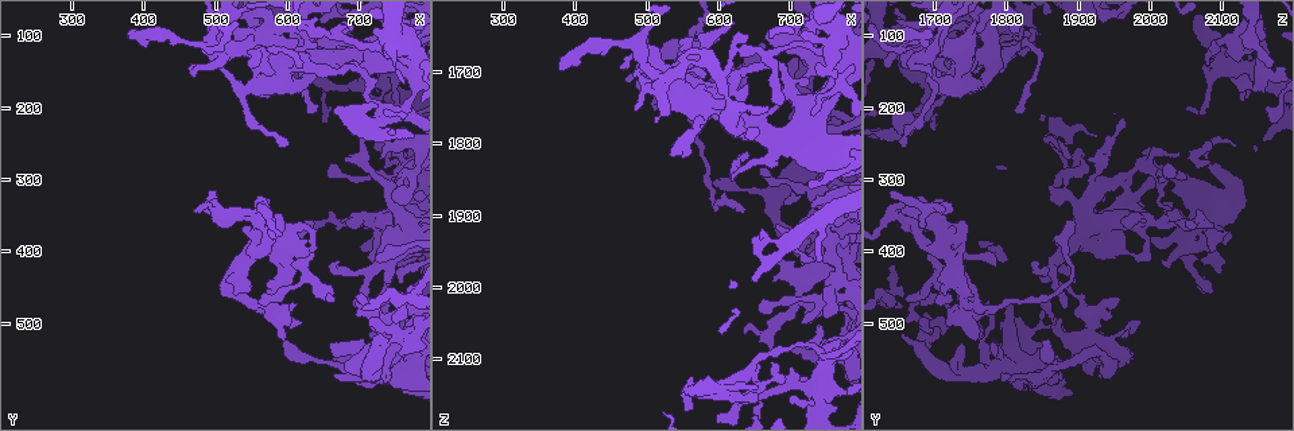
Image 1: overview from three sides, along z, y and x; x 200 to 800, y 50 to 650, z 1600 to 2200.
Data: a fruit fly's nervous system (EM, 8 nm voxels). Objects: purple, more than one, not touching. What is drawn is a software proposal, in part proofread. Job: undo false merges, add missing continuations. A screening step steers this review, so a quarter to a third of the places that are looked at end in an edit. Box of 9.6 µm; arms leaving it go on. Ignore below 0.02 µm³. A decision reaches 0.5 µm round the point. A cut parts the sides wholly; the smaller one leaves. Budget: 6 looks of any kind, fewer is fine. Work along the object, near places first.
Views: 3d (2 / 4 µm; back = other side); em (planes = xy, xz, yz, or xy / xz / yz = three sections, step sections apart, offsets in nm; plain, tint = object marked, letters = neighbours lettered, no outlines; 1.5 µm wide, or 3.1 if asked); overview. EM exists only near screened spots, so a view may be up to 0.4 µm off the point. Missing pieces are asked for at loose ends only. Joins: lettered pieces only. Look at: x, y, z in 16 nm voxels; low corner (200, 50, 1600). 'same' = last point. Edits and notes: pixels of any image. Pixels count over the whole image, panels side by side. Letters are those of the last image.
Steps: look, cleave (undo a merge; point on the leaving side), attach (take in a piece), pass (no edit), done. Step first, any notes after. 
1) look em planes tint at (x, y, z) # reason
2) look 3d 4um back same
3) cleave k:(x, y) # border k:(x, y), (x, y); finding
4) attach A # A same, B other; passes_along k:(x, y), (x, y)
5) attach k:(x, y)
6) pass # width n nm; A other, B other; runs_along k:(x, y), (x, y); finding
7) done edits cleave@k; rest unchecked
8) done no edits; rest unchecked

look 3d 4um at (600, 250, 1655) # an open end

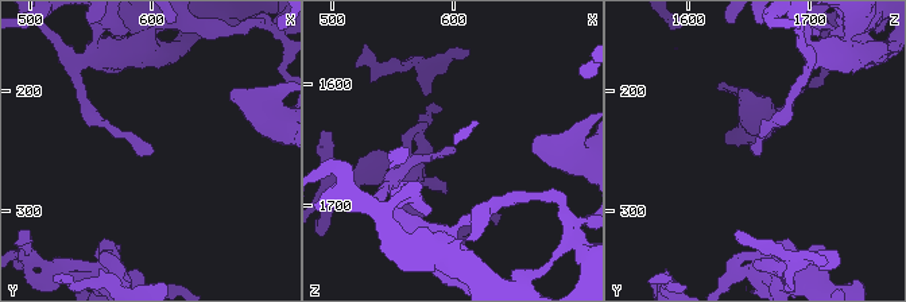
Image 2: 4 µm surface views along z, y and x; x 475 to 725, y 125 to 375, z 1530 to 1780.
look em xz step 4 tint at (600, 250, 1660) # now the EM

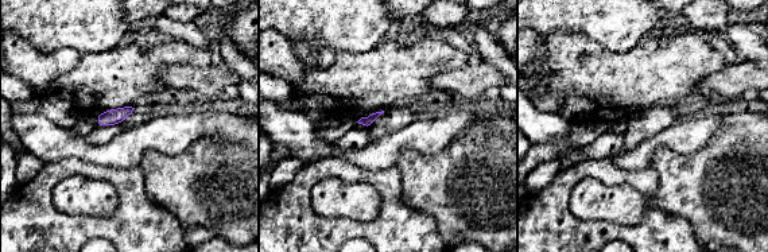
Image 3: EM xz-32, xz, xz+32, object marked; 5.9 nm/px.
look em yz step 4 letters same # another direction

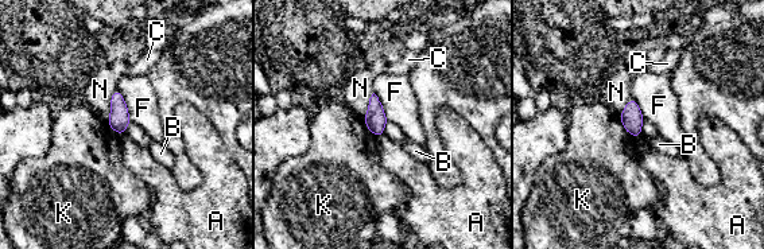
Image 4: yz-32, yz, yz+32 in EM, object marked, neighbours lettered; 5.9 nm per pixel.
pass # longest_contact F 220 nm; A other, B other, C other, F other, K other, N other; border 4:(642, 135), (636, 139); no lettered piece goes on from it

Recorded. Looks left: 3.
look em planes tint at (505, 95, 1705) # arms run side by side

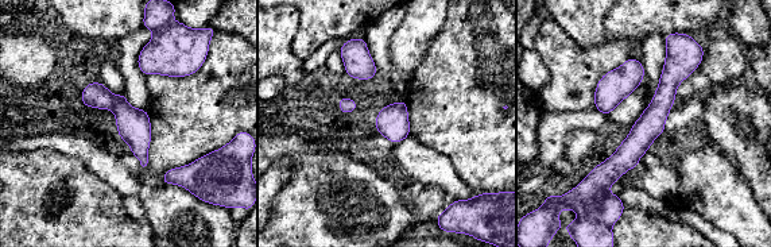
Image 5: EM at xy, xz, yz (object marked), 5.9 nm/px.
look em planes letters same

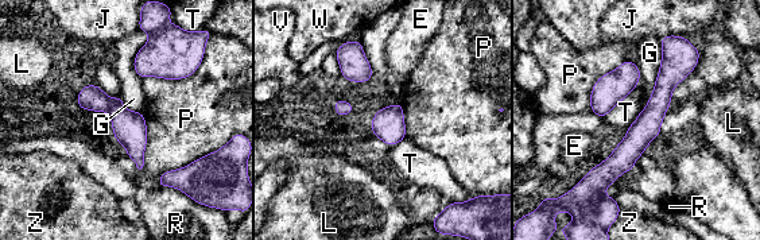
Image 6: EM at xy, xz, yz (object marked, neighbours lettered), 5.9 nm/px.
cleave 6:(605, 211) # longest_contact G 440 nm; E other, G other, J other, L other, P other, R other, T other, V other, W other, Z other; two cells meet here

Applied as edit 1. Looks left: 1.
done edits cleave@6; rest unchecked

